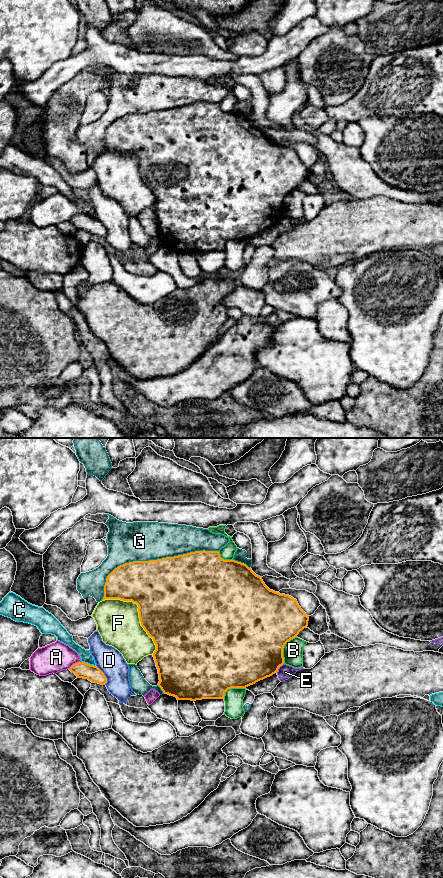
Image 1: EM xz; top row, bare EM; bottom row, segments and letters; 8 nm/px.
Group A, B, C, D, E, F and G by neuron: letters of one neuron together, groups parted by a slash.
A / B / C / D / E / F / G

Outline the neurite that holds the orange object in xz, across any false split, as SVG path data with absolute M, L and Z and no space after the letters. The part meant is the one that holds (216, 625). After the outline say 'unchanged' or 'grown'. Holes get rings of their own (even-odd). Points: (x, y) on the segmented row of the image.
M195 551L174 557L149 561L133 561L115 568L106 578L104 585L105 599L132 601L138 605L141 626L156 645L153 657L159 674L158 686L164 694L174 696L177 700L224 699L225 692L231 688L246 688L256 682L272 676L284 664L283 648L300 631L308 626L309 616L301 609L296 599L289 595L270 590L246 564L235 560L224 560L219 551Z; unchanged

